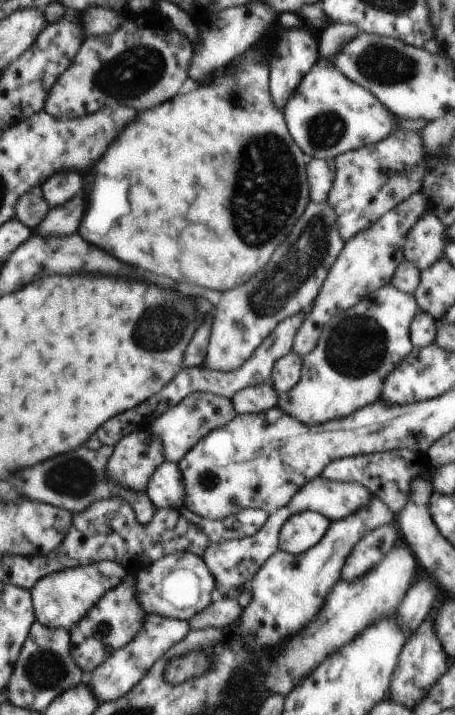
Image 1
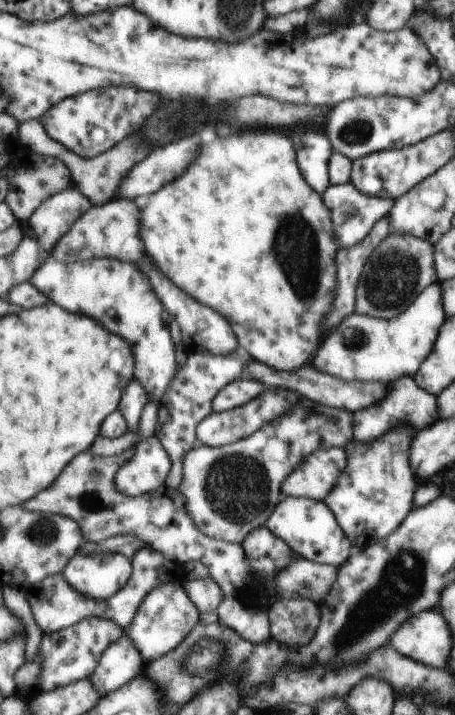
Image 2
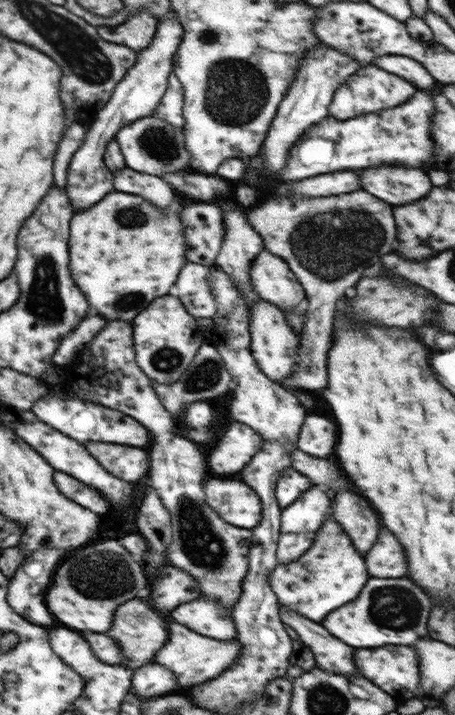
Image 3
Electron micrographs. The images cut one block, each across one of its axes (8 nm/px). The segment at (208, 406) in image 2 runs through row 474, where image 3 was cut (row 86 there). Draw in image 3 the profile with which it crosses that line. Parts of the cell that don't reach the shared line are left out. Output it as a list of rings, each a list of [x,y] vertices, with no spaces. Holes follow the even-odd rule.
[[[172,72],[168,79],[166,92],[162,95],[154,115],[176,128],[183,128],[183,88],[178,77]]]

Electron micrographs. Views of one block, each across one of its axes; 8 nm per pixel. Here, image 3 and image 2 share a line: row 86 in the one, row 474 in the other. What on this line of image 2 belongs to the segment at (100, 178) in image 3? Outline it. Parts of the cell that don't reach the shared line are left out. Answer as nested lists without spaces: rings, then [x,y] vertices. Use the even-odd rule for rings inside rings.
[[[151,433],[135,444],[133,455],[115,474],[115,486],[129,497],[151,493],[165,484],[171,462],[163,444]]]

